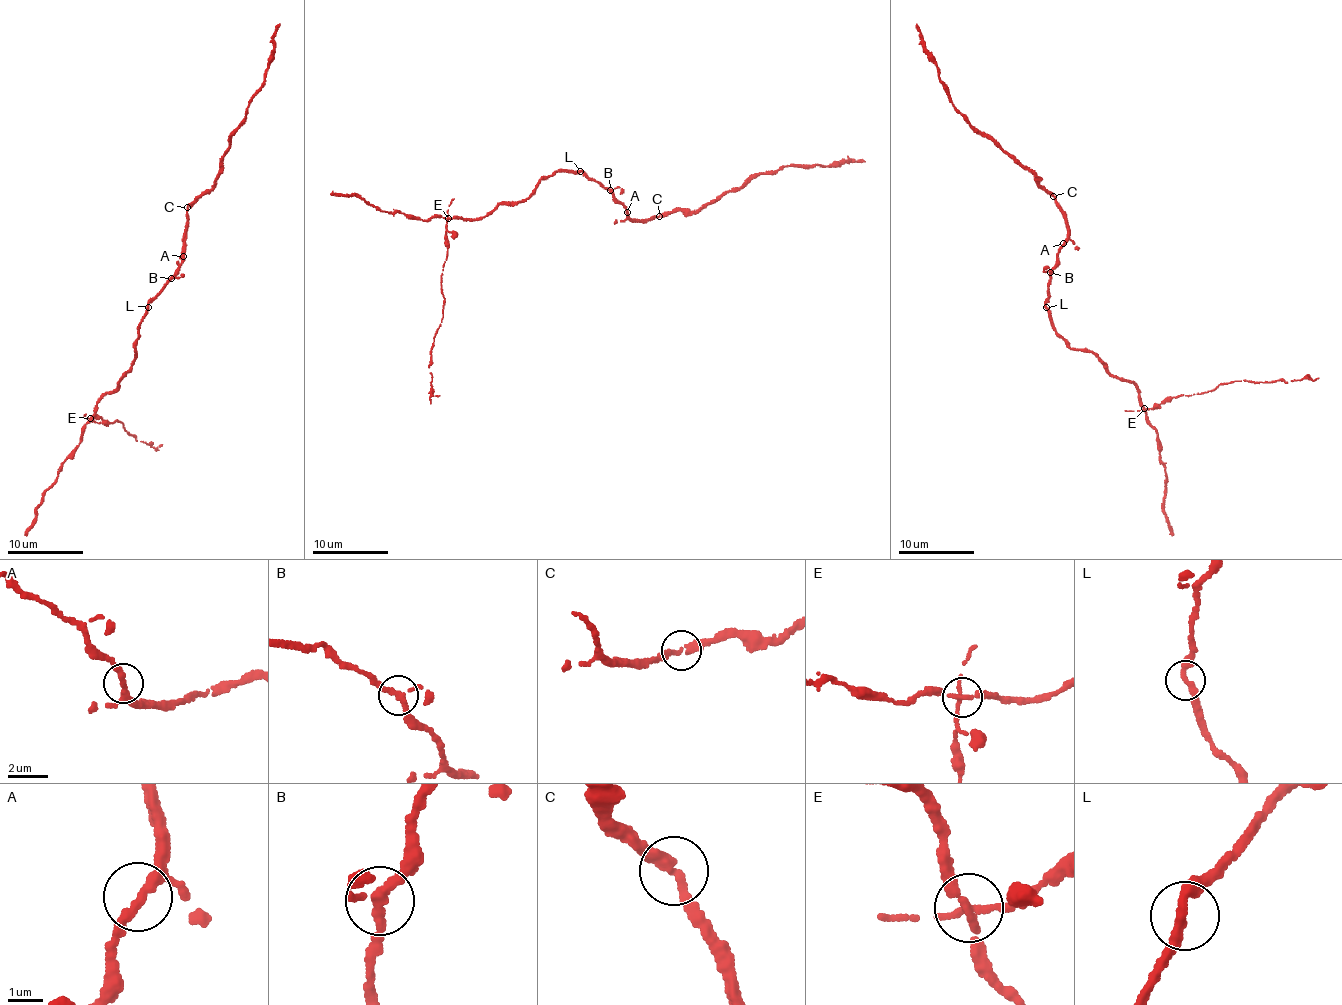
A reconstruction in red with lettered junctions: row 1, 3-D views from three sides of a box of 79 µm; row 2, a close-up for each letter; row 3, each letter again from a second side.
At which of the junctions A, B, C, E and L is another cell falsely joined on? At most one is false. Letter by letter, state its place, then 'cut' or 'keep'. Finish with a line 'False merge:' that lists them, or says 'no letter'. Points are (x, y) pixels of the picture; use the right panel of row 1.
A: at (1063, 243); keep
B: at (1050, 272); keep
C: at (1053, 196); keep
E: at (1144, 408); cut
L: at (1046, 307); keep
False merge: E

